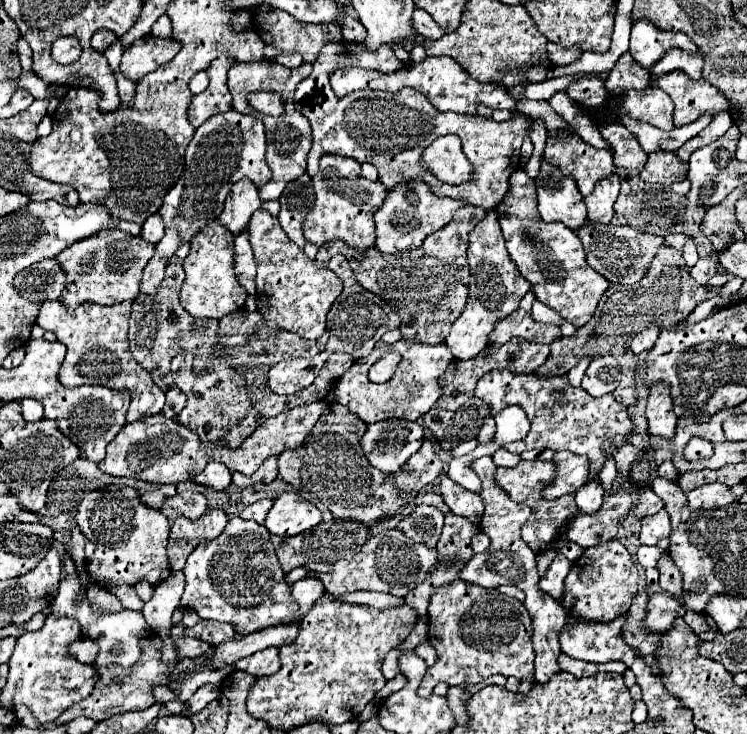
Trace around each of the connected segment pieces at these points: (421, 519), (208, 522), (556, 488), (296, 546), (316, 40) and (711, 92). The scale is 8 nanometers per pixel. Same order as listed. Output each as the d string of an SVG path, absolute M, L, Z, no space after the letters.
M418 504L412 510L412 514L406 514L396 524L396 528L400 528L408 538L412 538L414 542L426 544L432 550L436 548L442 526L444 526L444 514L426 504Z
M208 508L200 518L190 520L178 516L170 530L168 542L168 562L172 570L182 570L190 552L198 546L200 540L216 538L222 534L228 516L220 508Z
M556 452L554 458L556 462L556 478L554 482L548 486L548 490L544 490L544 498L558 498L570 492L576 492L582 484L586 484L588 480L588 458L580 456L580 454L568 454L568 452Z
M334 520L334 526L316 526L304 534L292 536L292 538L280 538L280 536L270 536L270 542L274 544L276 556L281 564L284 574L288 574L294 568L306 566L308 562L338 562L342 558L352 558L362 544L366 542L366 534L370 528L360 526L358 522L348 522L348 520Z
M260 4L258 10L250 10L250 12L252 12L252 24L258 30L258 36L266 44L272 44L274 48L278 48L282 52L300 52L304 62L314 62L320 48L326 42L340 42L342 40L342 32L340 32L338 24L304 24L282 10L274 10L268 4Z
M680 70L658 76L656 86L660 86L674 102L674 126L696 122L702 114L716 116L730 110L728 98L724 98L716 86L704 78L690 80Z

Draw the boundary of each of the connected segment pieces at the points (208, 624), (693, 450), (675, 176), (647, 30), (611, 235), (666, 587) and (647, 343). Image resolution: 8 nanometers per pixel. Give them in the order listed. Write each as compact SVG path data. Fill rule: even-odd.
M200 620L195 626L185 629L185 636L198 638L208 644L220 644L224 640L238 638L236 630L228 622L216 622L216 620Z
M692 438L686 448L684 448L684 460L692 462L692 460L704 460L704 458L710 458L712 456L712 442L704 440L704 438Z
M652 152L648 154L648 162L640 172L644 182L672 184L684 180L688 174L688 162L682 162L674 152Z
M632 20L628 52L640 66L650 68L666 54L666 50L674 46L686 52L696 50L696 46L690 42L690 38L684 32L666 32L652 26L652 22L648 20Z
M586 220L586 224L580 226L580 230L576 230L576 236L582 240L588 264L596 272L600 272L610 284L638 282L646 274L656 250L664 244L664 238L660 238L660 236L644 234L644 232L638 232L628 226L598 224L598 222L590 222L590 220Z
M664 552L664 558L660 558L658 562L658 572L660 572L660 586L664 592L672 594L674 598L682 598L682 578L680 578L680 570L676 570L676 564L672 562L672 558Z
M650 326L650 328L642 330L640 334L636 334L634 340L632 340L632 352L634 354L640 354L640 352L650 350L654 346L658 334L660 334L660 328L656 328L656 326Z

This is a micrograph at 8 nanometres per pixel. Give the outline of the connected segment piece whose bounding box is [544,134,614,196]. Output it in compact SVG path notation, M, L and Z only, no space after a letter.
M576 134L548 136L544 158L572 176L582 196L588 196L598 180L614 174L612 150L592 148Z

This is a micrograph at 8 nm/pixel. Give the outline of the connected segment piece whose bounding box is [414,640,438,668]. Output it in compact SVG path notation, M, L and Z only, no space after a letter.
M428 640L420 642L420 644L418 644L414 650L416 650L416 654L418 654L420 658L424 658L424 662L428 664L428 668L432 668L432 666L436 664L438 656L436 656L436 650L434 650L434 646L432 646Z

